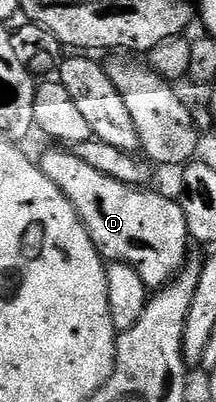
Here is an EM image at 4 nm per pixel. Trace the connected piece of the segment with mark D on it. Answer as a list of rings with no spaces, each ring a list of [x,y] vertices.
[[[49,148],[53,149],[47,150],[39,157],[43,175],[47,175],[47,179],[51,179],[51,183],[55,183],[59,191],[63,191],[63,195],[67,195],[71,207],[75,207],[79,219],[91,235],[91,243],[95,243],[102,258],[109,263],[130,265],[139,275],[139,279],[143,279],[146,290],[164,289],[181,272],[181,267],[190,252],[188,249],[189,245],[191,246],[191,238],[187,231],[187,219],[183,219],[180,204],[174,198],[172,201],[161,193],[152,193],[152,188],[134,187],[119,179],[111,179],[111,175],[103,175],[103,171],[95,171],[95,167],[83,163],[83,159],[76,157],[68,148]]]

